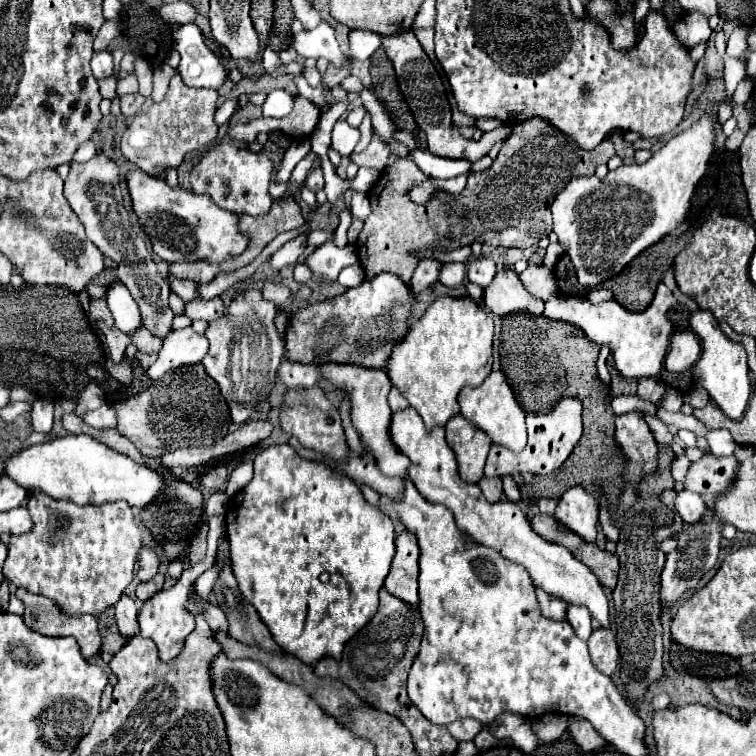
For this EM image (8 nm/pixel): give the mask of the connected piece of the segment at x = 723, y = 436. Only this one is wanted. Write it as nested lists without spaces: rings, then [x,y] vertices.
[[[728,430],[708,432],[706,438],[708,438],[708,444],[710,444],[710,452],[714,456],[730,456],[730,454],[734,454],[736,442],[734,442],[734,438],[730,436]]]

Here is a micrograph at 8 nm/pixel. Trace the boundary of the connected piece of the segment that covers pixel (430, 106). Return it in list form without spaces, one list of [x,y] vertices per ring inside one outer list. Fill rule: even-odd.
[[[410,30],[408,32],[402,32],[402,34],[394,34],[394,36],[382,36],[382,46],[384,46],[388,58],[394,62],[398,86],[400,86],[400,90],[404,94],[404,100],[408,102],[408,106],[410,106],[410,110],[414,114],[414,120],[416,120],[418,128],[426,132],[428,150],[432,154],[444,156],[444,158],[464,158],[464,160],[476,162],[482,156],[486,156],[496,142],[504,142],[512,134],[512,126],[510,124],[504,124],[504,126],[500,126],[500,128],[484,134],[480,138],[480,142],[466,140],[452,126],[452,120],[450,120],[450,104],[448,104],[446,88],[444,88],[442,80],[440,80],[440,74],[436,72],[434,64],[430,62],[430,58],[422,50],[420,42],[416,40],[416,36]]]

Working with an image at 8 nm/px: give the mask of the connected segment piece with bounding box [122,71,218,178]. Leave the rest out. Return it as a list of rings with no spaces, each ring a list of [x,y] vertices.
[[[176,71],[164,102],[140,112],[122,136],[122,154],[146,174],[158,178],[168,168],[178,168],[186,154],[210,146],[218,136],[214,122],[218,92],[212,88],[190,88]]]

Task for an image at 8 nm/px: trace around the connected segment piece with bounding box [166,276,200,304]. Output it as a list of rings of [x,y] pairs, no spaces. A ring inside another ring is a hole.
[[[166,276],[166,280],[170,282],[170,286],[172,286],[172,292],[174,292],[174,294],[178,294],[178,296],[180,296],[180,300],[182,300],[184,304],[188,304],[188,302],[194,302],[194,300],[198,300],[198,298],[200,298],[198,284],[196,284],[196,282],[192,282],[192,280],[168,278],[168,276]]]

